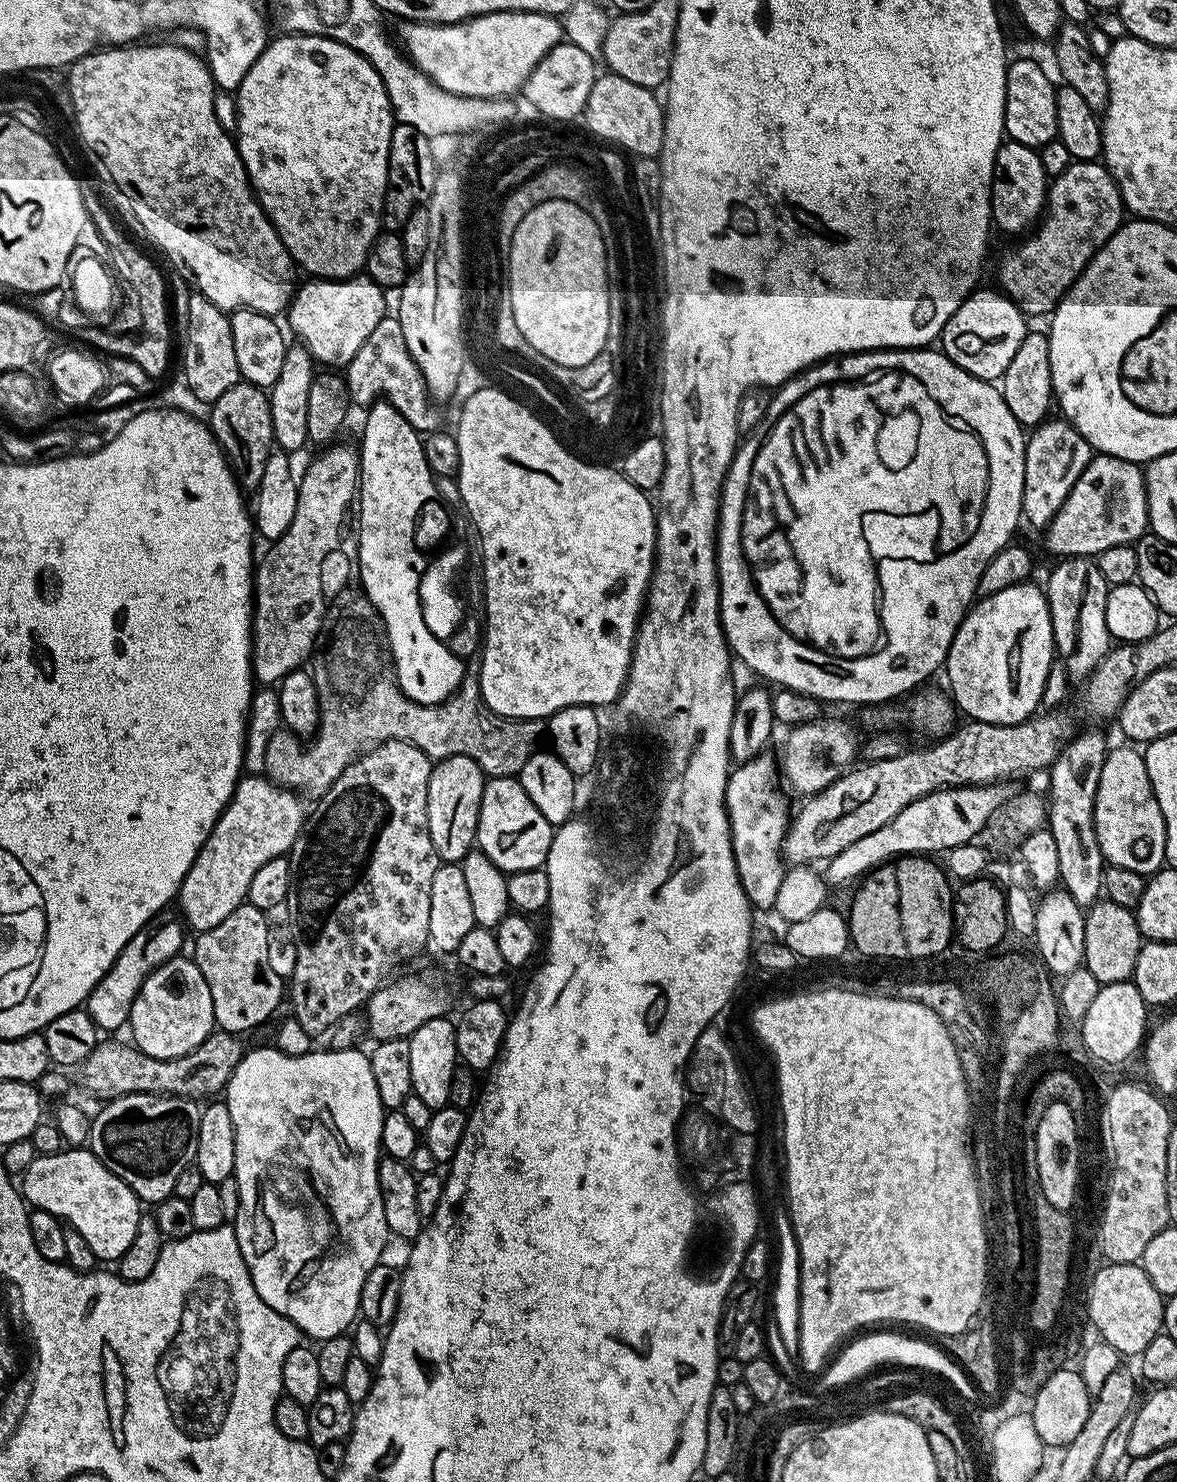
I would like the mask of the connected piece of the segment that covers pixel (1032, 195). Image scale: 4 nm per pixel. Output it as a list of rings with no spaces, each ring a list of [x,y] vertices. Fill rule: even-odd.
[[[1016,140],[1001,143],[992,171],[992,223],[1004,232],[1024,234],[1039,221],[1048,198],[1050,178],[1042,170],[1037,149]]]

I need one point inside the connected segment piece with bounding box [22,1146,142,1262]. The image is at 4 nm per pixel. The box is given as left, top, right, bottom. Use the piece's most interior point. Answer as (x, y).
(72, 1183)

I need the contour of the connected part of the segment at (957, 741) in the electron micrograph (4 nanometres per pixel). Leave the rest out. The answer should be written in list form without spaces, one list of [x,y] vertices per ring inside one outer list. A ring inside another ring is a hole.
[[[1060,714],[1040,715],[1033,715],[1021,724],[987,724],[981,720],[964,722],[947,736],[929,743],[932,744],[929,748],[918,748],[914,752],[905,750],[898,757],[861,763],[859,766],[849,768],[833,784],[826,786],[816,795],[807,797],[803,801],[800,813],[797,811],[791,817],[783,843],[783,859],[792,866],[811,865],[816,862],[812,860],[830,861],[838,854],[842,854],[846,846],[854,846],[858,838],[866,838],[866,834],[874,834],[874,830],[886,826],[886,822],[902,814],[902,810],[910,806],[910,802],[931,792],[937,792],[940,788],[969,788],[971,784],[1008,782],[1011,776],[1024,776],[1027,772],[1043,773],[1051,769],[1062,745],[1073,735],[1074,727],[1072,728],[1071,722],[1066,717],[1056,716]]]

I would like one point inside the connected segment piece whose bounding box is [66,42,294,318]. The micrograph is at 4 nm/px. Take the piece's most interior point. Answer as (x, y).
(149, 113)

